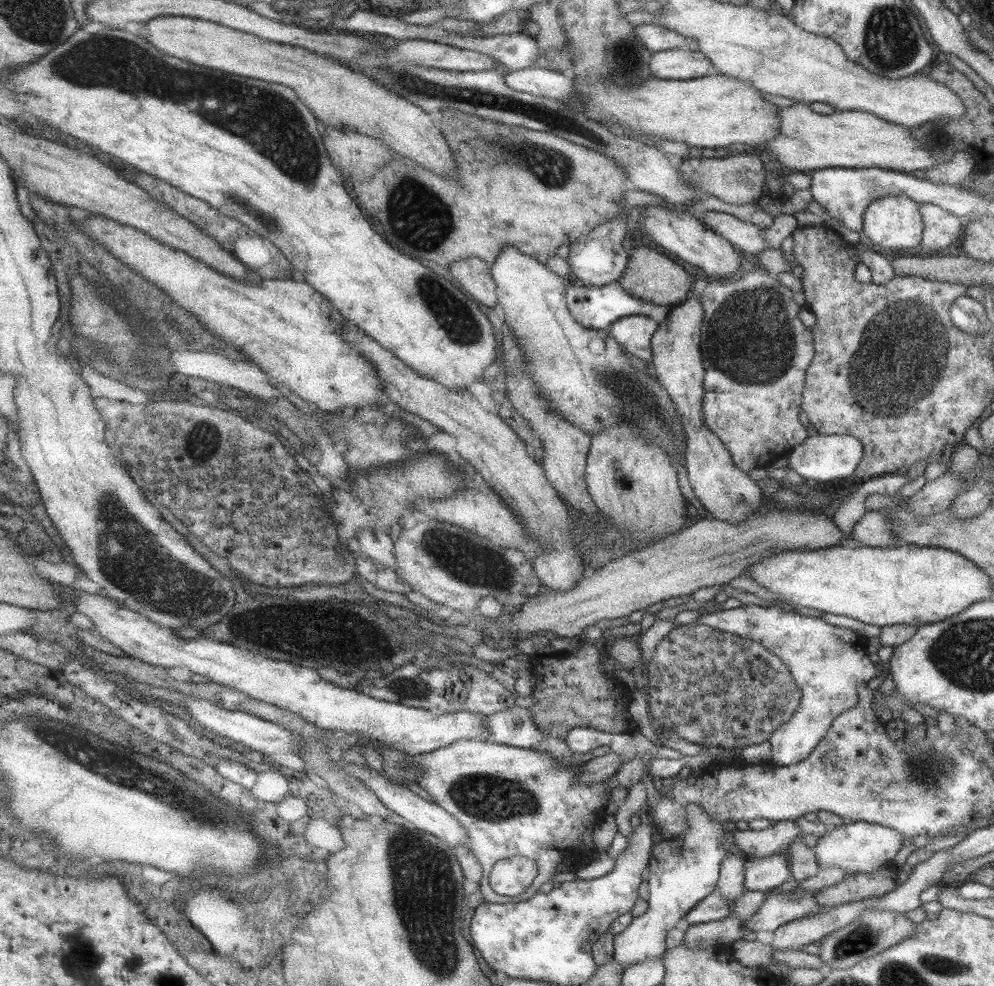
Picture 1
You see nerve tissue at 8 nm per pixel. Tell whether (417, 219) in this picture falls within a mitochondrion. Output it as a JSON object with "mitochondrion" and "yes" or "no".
{"mitochondrion":"yes"}

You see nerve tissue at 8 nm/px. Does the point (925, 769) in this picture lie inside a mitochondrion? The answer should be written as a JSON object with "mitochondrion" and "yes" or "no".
{"mitochondrion":"yes"}

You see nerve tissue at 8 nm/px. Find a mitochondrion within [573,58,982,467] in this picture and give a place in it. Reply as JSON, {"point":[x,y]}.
{"point":[898,364]}

